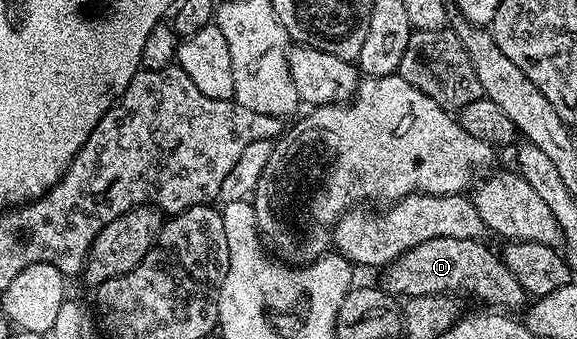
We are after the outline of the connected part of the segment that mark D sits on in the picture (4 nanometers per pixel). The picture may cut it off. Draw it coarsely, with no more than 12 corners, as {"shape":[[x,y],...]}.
{"shape":[[476,237],[427,239],[380,270],[398,299],[474,293],[520,310],[525,289]]}

